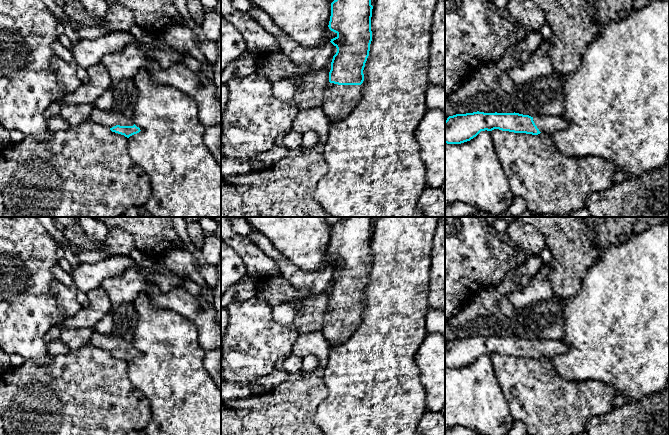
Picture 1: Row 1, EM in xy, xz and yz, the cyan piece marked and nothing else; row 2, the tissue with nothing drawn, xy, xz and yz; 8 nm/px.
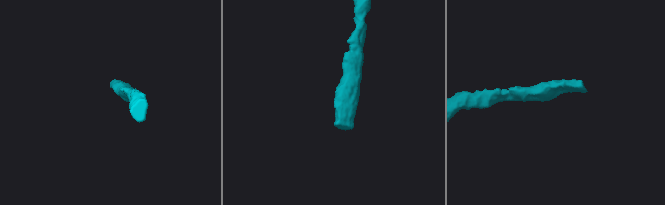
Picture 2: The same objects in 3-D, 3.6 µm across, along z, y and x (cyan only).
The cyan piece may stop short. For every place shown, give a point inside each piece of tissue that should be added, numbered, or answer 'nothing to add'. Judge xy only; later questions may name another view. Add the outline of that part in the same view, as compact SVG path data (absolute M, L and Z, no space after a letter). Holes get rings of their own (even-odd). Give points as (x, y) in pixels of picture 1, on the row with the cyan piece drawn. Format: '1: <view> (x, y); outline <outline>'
1: xy (109, 119); outline M93 108L90 113L90 120L103 125L107 128L112 128L116 125L120 126L133 126L134 122L131 118L126 118L123 115L114 113L112 111L104 111Z

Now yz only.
1: yz (546, 124); outline M536 115L533 121L541 133L552 135L556 131L568 127L569 123L562 116L541 116Z

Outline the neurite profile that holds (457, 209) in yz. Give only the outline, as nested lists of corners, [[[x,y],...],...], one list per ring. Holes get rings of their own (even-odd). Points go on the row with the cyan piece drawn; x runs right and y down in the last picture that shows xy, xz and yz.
[[[467,203],[445,204],[445,217],[473,217],[481,213],[481,210]]]

